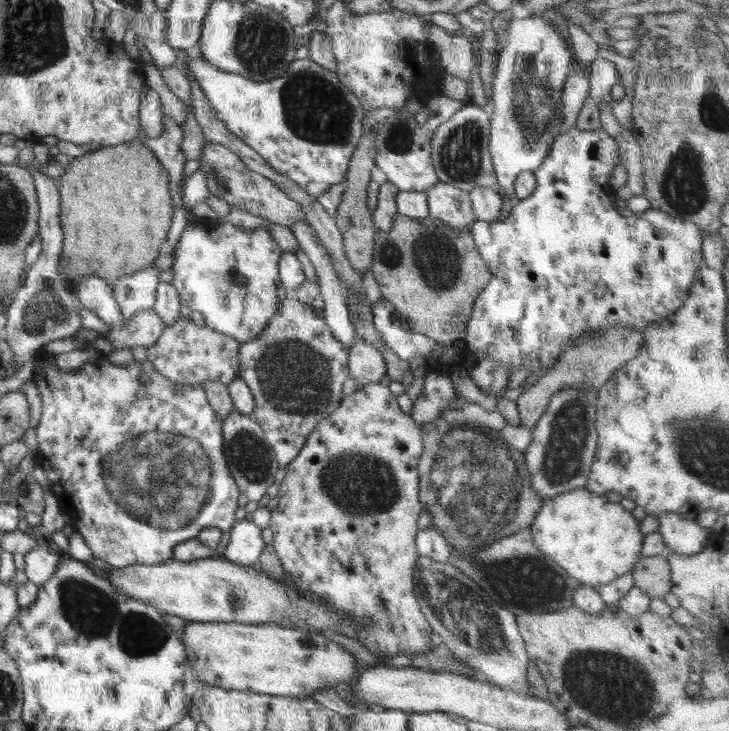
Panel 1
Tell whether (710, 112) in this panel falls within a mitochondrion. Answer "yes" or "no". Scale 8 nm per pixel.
yes

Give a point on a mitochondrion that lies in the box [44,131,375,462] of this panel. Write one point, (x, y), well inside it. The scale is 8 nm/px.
(293, 376)

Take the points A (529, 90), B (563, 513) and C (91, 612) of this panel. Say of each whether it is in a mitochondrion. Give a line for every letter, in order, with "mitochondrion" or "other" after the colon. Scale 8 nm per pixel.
A: mitochondrion
B: other
C: mitochondrion

